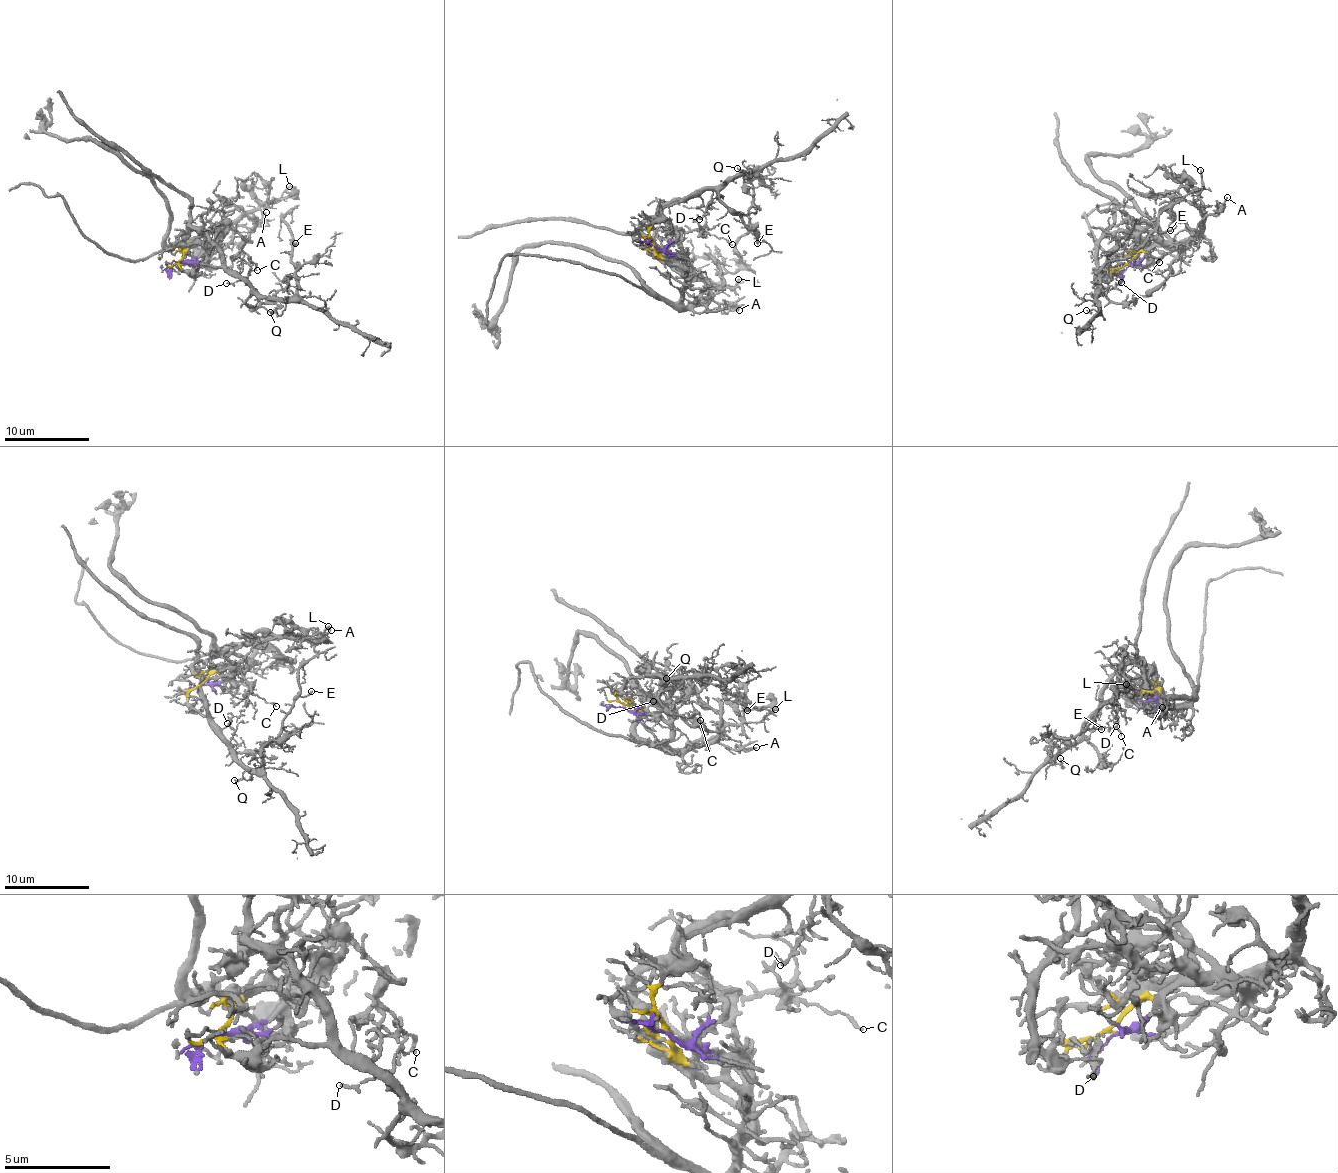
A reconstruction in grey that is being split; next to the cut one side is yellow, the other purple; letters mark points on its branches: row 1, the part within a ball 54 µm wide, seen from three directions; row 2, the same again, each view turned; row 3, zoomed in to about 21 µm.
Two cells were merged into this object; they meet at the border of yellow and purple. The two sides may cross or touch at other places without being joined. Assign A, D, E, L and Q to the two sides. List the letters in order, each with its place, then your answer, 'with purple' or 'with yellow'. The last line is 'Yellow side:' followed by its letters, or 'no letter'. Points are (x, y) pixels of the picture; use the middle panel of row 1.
A: (739, 310) | with purple
D: (699, 219) | with yellow
E: (757, 243) | with yellow
L: (738, 279) | with purple
Q: (737, 168) | with yellow
Yellow side: D, E, Q

